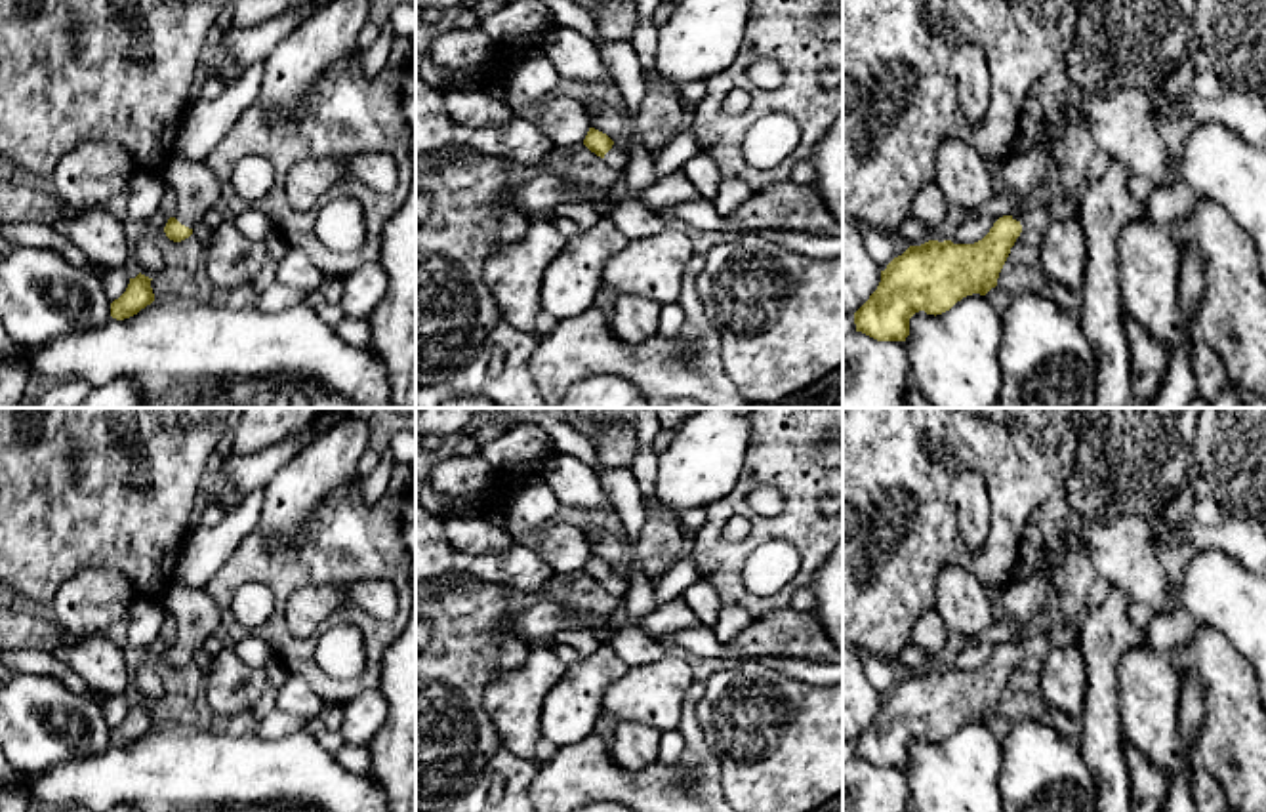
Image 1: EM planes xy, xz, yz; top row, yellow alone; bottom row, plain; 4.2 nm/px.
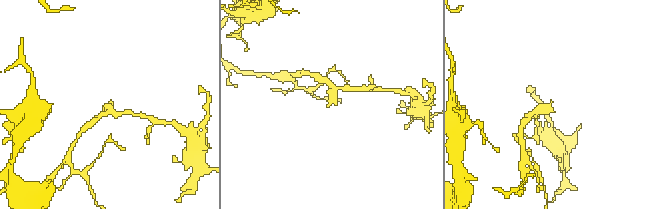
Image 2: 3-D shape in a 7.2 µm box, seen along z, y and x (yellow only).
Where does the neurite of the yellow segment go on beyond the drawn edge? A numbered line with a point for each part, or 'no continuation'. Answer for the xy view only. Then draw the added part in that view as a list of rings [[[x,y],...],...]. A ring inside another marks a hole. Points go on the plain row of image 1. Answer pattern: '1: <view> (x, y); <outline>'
1: xy (197, 616); [[[174,581],[156,600],[177,625],[174,644],[189,656],[194,656],[204,640],[221,627],[221,610],[206,587],[193,589]]]

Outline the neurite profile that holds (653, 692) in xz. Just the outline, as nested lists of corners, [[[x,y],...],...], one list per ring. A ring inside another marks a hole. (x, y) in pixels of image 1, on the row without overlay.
[[[675,656],[629,667],[602,694],[601,717],[644,722],[675,732],[686,690],[694,684],[690,665]]]

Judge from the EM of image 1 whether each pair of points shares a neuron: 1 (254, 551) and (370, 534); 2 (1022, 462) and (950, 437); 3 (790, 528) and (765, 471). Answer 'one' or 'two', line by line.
1: one
2: one
3: one

